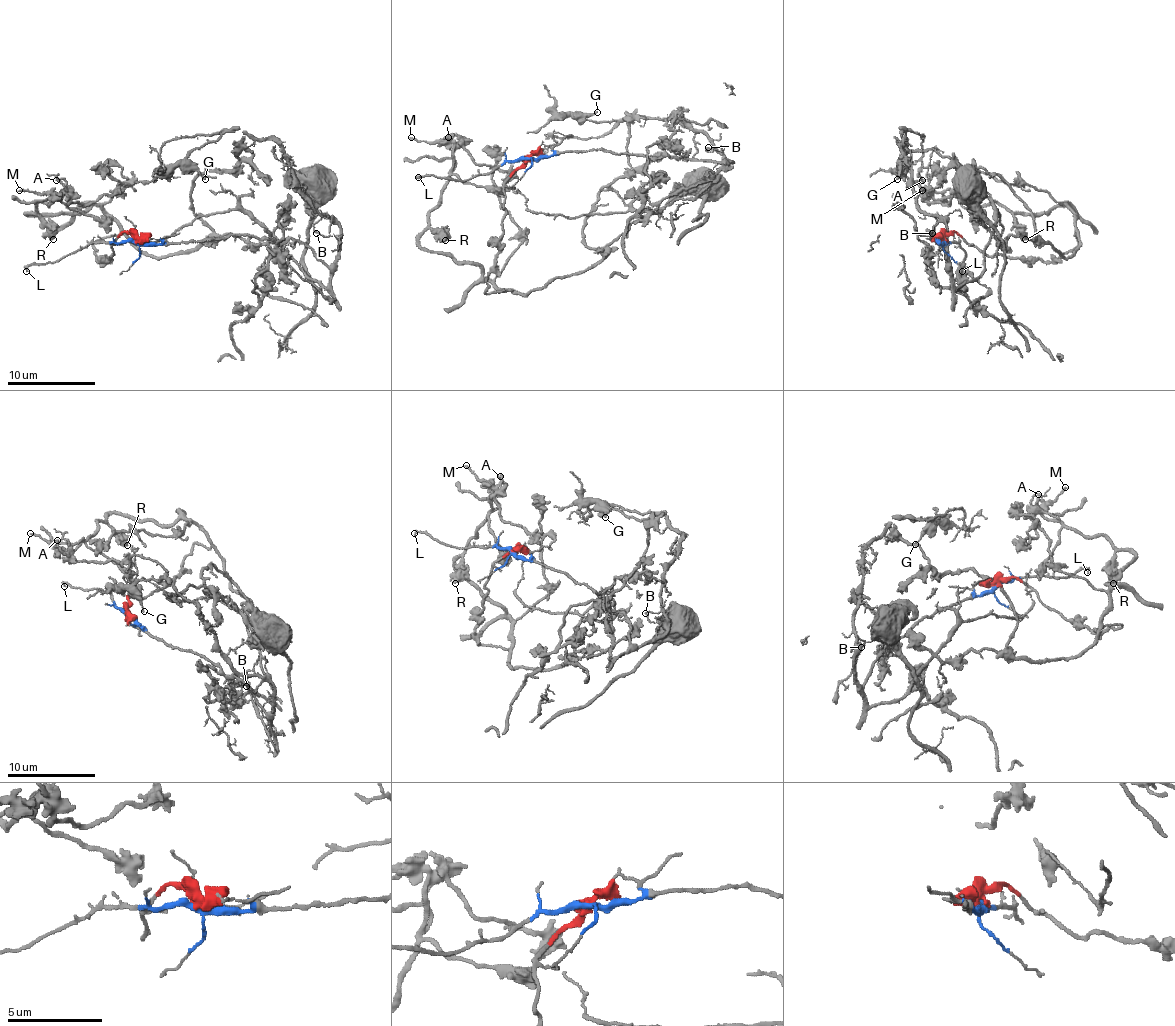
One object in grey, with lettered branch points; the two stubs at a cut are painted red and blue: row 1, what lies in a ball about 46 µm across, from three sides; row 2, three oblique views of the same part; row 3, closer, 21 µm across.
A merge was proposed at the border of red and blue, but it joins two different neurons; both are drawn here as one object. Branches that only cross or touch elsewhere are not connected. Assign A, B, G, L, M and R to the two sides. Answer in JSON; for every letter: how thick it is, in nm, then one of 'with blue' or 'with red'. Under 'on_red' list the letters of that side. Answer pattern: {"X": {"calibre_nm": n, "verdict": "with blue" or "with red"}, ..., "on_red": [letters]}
{"A": {"calibre_nm": 200, "verdict": "with red"}, "B": {"calibre_nm": 110, "verdict": "with blue"}, "G": {"calibre_nm": 130, "verdict": "with blue"}, "L": {"calibre_nm": 190, "verdict": "with blue"}, "M": {"calibre_nm": 160, "verdict": "with red"}, "R": {"calibre_nm": 400, "verdict": "with red"}, "on_red": ["A", "M", "R"]}

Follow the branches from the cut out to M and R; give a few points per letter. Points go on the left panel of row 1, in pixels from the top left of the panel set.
M: (136, 241), (123, 232), (103, 260), (95, 243), (119, 232), (99, 206), (27, 214), (60, 199), (18, 190)
R: (136, 241), (123, 232), (101, 260), (93, 245), (119, 225), (99, 206), (27, 214), (53, 239)

